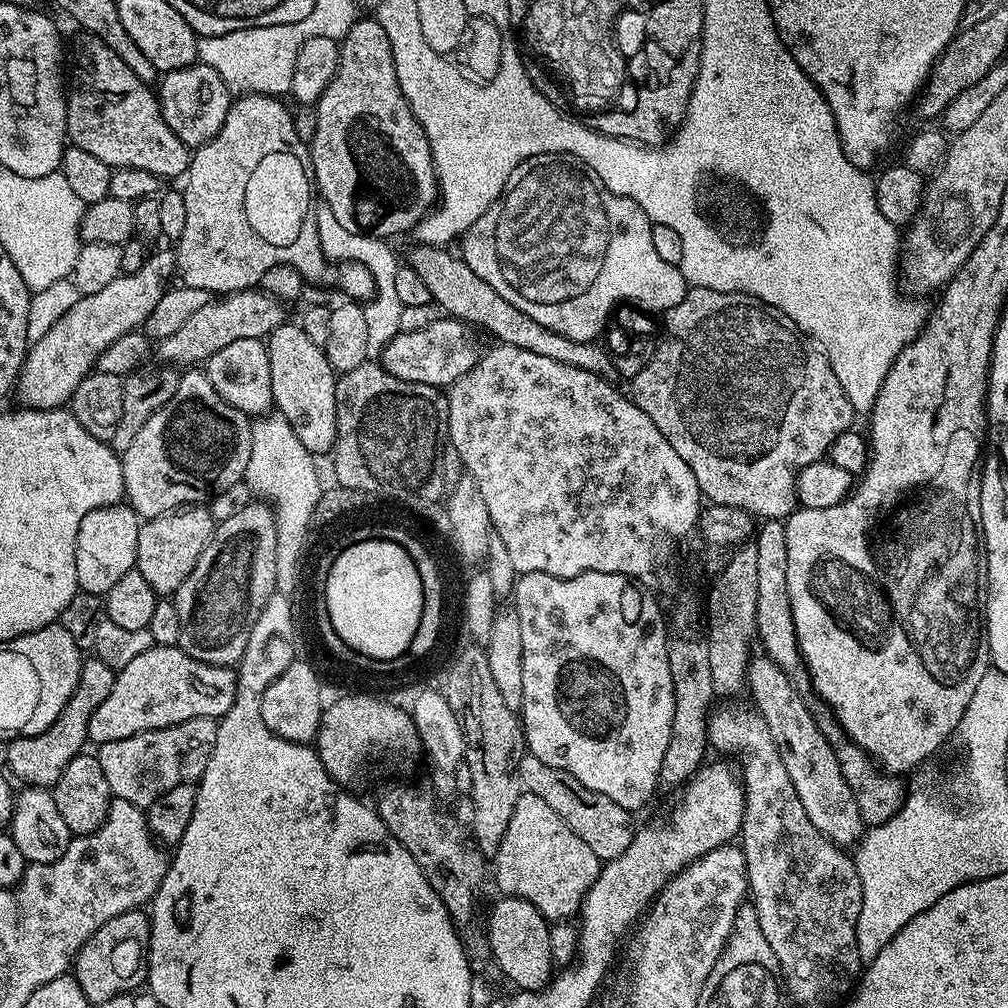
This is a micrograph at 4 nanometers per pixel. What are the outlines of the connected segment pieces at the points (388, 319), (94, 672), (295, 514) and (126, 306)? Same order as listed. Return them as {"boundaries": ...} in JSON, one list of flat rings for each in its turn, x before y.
{"boundaries":[[[322,202,317,203,314,208,314,231,318,234,318,242,322,246,324,255,332,262,343,262,345,264,361,264,374,274,374,286,376,295,363,305,366,314,366,342,368,343,369,357,379,357,380,353,388,343,401,331,400,321,404,303,398,298,396,291,396,278,398,270,402,266,401,261,396,261,396,252,391,248,387,239,379,236,369,236,354,230,345,230,334,218,330,206]],[[85,659,80,666,80,681,74,694,70,694,66,706,62,706,62,714,54,718,51,726,33,736,17,736,15,740,8,741,7,771,17,781,20,779,19,783,24,786,51,789,56,785,58,778,62,778,62,770,66,770,66,766,70,766,70,762,85,751,84,744,89,743,90,714,102,706,110,690,114,690,115,681,116,672,106,666,106,662]],[[264,414,252,420,252,457,244,471,244,480,249,489,261,501,267,502,276,514,278,530,276,591,279,593,284,587,298,584,296,571,300,568,300,559,305,555,302,544,307,540,308,517,312,513,312,506,318,495,316,487,320,480,318,464,313,453,308,452,306,446,302,446,302,442,298,442,298,434,292,432,290,422,286,422,279,414]],[[153,251,148,257,148,261,142,266,142,270,131,274,121,274,110,282,110,286,105,286,98,290,98,294,93,296,81,296,58,322,50,326,50,330,36,340,28,349,28,355,24,357,24,365,20,367,20,375,14,389,15,395,20,395,19,403,25,408,63,408,71,401,74,390,78,390,78,382,86,378,88,373,97,367,97,360,102,353,118,341,127,332,137,331,147,321,148,316,158,306,158,302,164,297,166,289,169,287,168,279,176,272,176,257,171,251]]]}

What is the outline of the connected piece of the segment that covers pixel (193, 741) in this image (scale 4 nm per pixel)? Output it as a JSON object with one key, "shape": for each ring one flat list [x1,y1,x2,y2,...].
{"shape":[[194,718,169,728,99,745,102,774,106,774,113,797,147,810,155,800,162,798,162,794,166,794,166,790,199,781,210,762,210,754,216,750,216,726,215,719]]}

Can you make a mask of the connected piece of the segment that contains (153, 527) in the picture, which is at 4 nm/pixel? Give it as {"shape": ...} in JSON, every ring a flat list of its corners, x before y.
{"shape":[[185,506,164,516,153,516,145,519,138,530,138,554,135,571,150,582,157,597,171,597,186,582,186,574,194,570,194,562,206,550,212,533,216,531,217,521,204,506]]}

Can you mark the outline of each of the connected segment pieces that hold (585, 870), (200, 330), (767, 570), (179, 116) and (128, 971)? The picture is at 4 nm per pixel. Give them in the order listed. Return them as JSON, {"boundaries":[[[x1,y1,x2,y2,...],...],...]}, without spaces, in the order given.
{"boundaries":[[[529,792,518,798,494,864,499,891,530,902,549,922,567,921,579,913,580,904,590,886,594,886,602,867,594,850,590,850,590,846,586,846,586,842,582,842,542,798,534,798]],[[259,287,244,288,240,292,230,292,213,298,202,310,197,310,174,334,170,334,165,340,159,341,160,356,165,365,200,366,224,346,239,339,250,338,263,341,271,336,272,332,280,324,285,323,285,305,275,296,261,290]],[[764,520,755,537,756,554,756,636,763,655,768,656,792,679,801,694,810,688,808,669,796,645,796,631,790,610,790,594,786,590,786,530,783,520]],[[197,62,163,73,158,80,158,99,166,126,170,126,170,130,174,130,176,137,189,149,195,150,202,144,209,144,218,130,222,130,222,122,226,122,234,96,226,82,222,82,218,70]],[[133,910,110,918,76,951,74,975,82,994,86,994,89,1005,106,1002,109,998,135,993,136,987,146,980,148,943,152,937,152,926,147,911]]]}

